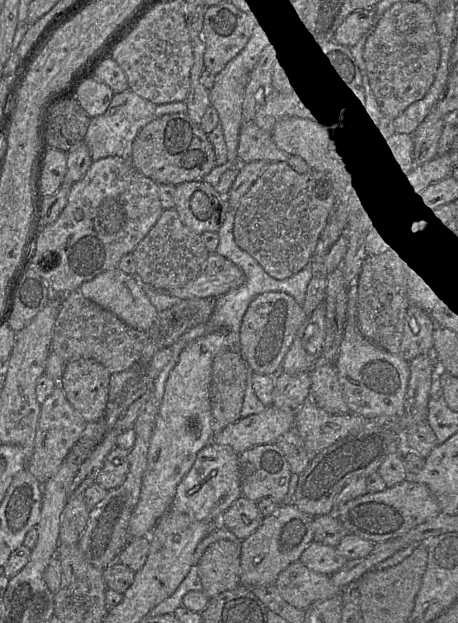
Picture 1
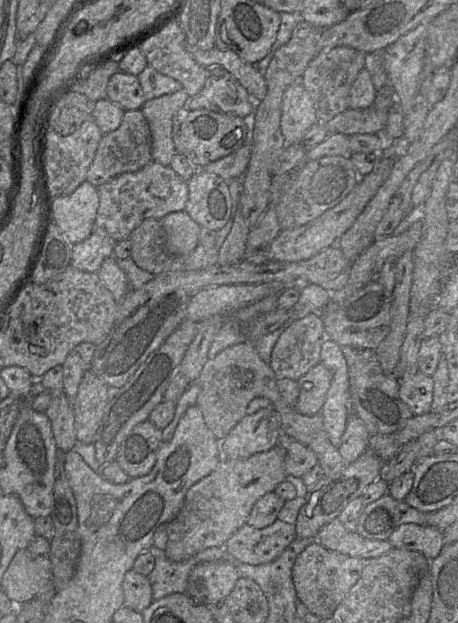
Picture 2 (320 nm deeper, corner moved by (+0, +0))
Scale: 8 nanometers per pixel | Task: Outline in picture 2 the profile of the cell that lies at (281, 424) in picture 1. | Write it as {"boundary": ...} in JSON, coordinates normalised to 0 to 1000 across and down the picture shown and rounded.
{"boundary":[[[703,583],[651,610],[653,636],[640,657],[666,668],[699,663],[721,620],[721,597]]]}

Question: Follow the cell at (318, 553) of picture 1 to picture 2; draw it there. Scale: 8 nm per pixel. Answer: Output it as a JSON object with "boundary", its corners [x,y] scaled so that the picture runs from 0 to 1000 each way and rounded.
{"boundary":[[[731,831],[692,856],[692,868],[716,883],[779,896],[825,892],[858,876],[847,868],[803,865],[779,854],[762,852]]]}

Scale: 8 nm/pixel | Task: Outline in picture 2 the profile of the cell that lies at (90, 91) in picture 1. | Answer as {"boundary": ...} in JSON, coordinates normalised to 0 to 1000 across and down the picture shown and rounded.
{"boundary":[[[266,114],[238,127],[231,157],[273,178],[308,175],[319,162],[301,124]]]}

